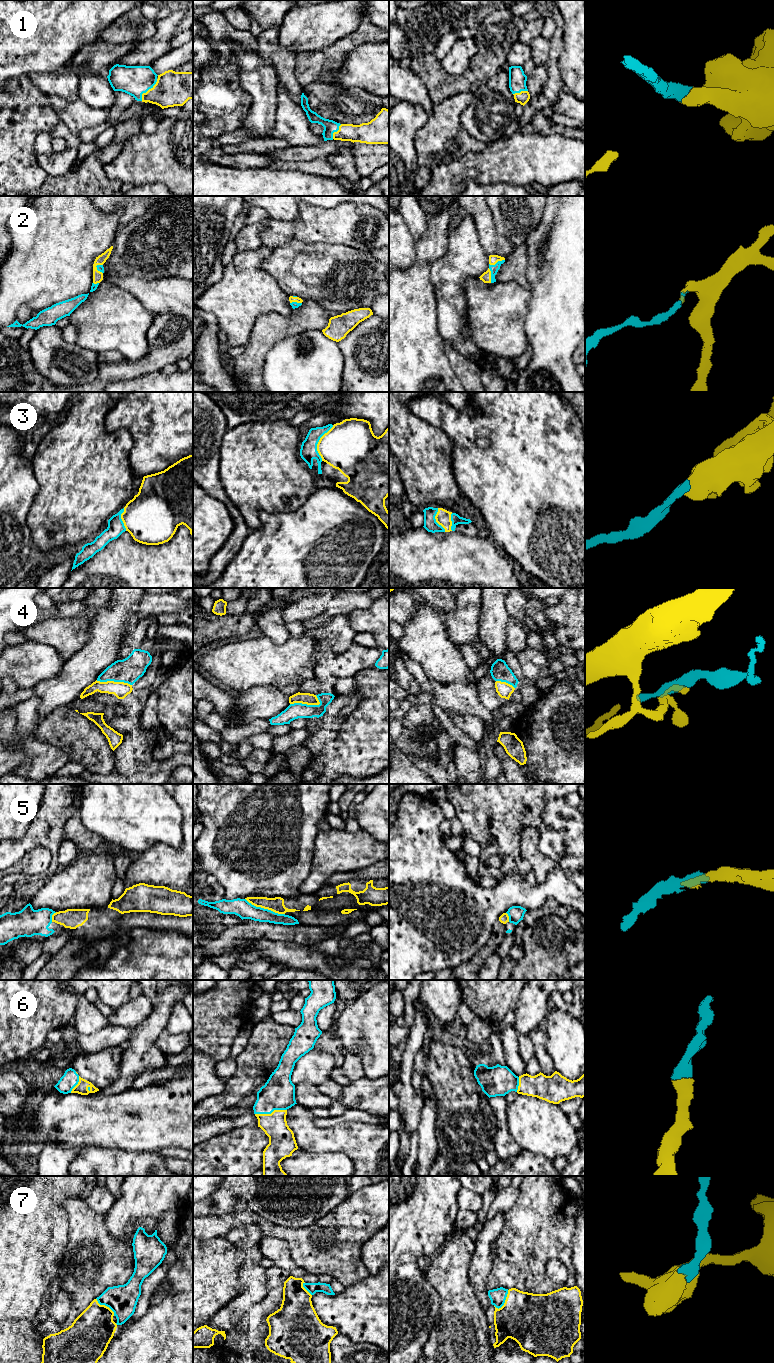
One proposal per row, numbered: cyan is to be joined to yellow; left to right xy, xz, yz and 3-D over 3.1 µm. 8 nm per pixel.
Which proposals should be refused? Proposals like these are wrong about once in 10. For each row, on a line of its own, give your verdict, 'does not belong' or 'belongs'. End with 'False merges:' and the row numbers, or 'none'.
1: belongs
2: belongs
3: belongs
4: does not belong
5: does not belong
6: belongs
7: belongs
False merges: 4, 5

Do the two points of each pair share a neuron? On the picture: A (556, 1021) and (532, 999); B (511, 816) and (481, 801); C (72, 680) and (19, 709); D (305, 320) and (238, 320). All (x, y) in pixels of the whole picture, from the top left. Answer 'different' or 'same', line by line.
A: different
B: same
C: different
D: different

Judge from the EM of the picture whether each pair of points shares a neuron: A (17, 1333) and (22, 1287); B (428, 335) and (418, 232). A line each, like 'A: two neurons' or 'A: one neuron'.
A: one neuron
B: two neurons

